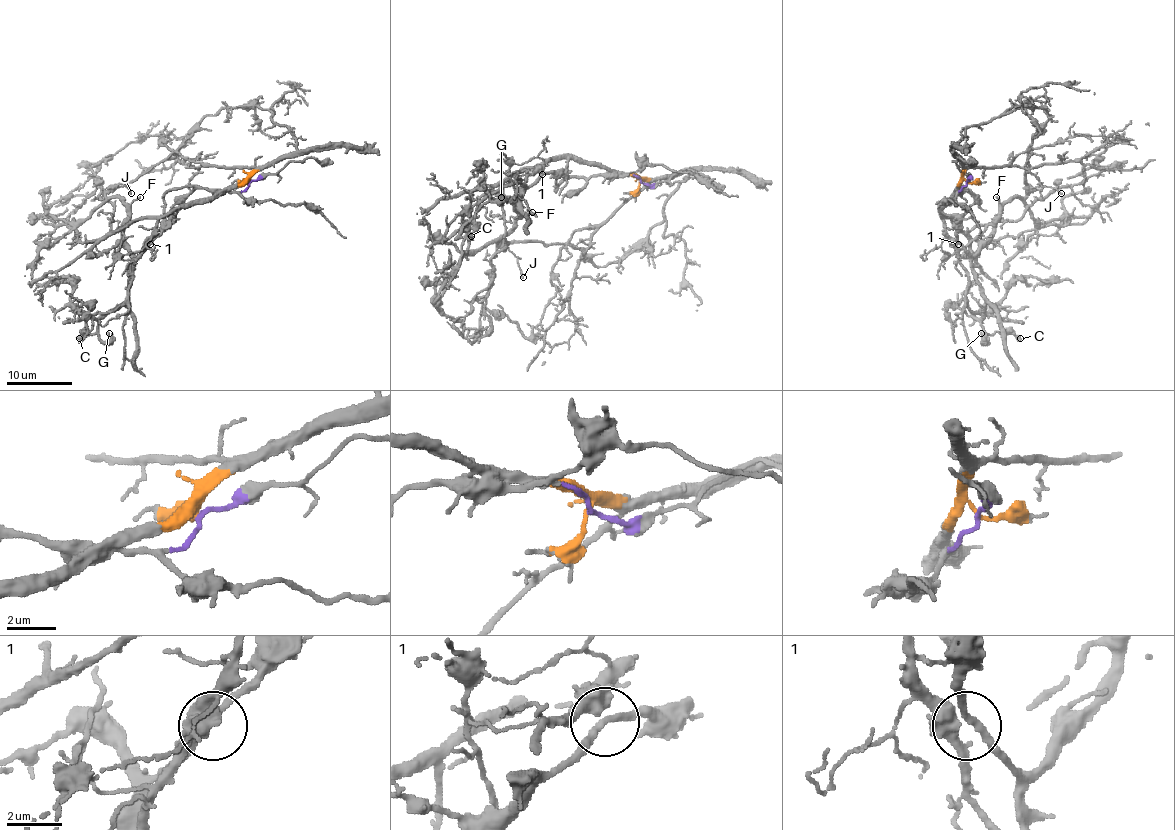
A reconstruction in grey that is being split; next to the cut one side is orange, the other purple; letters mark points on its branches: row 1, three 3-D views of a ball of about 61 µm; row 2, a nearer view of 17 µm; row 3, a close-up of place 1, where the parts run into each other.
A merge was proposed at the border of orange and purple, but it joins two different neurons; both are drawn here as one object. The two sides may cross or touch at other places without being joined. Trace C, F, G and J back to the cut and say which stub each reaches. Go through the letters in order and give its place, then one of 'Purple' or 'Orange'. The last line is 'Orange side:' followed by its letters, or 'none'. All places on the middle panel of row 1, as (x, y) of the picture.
C: Place: (471, 236). Purple
F: Place: (532, 212). Purple
G: Place: (501, 197). Purple
J: Place: (523, 277). Purple
Orange side: none

